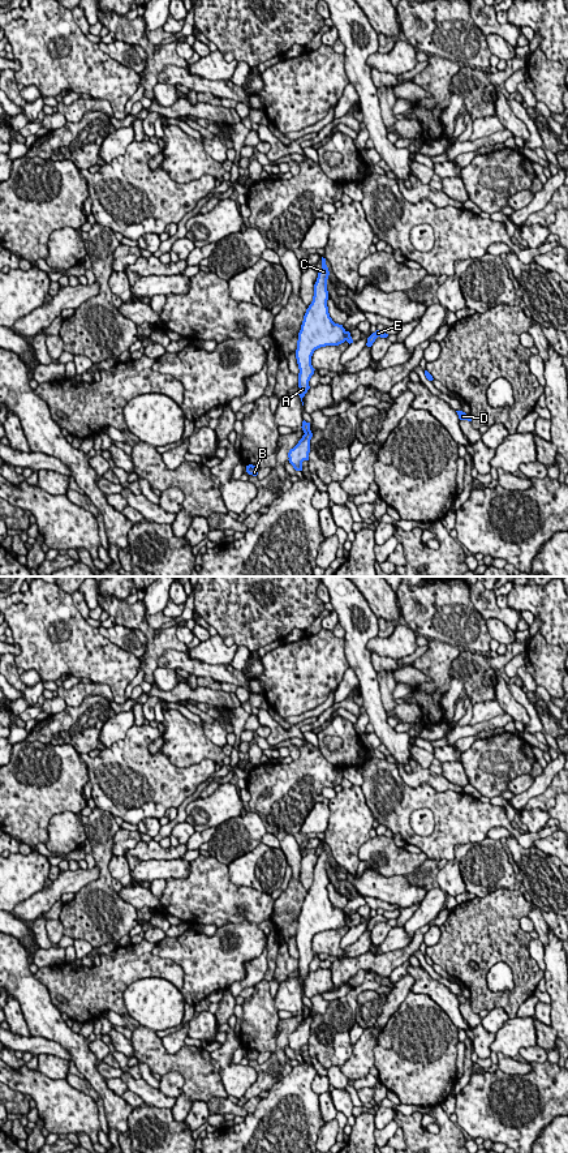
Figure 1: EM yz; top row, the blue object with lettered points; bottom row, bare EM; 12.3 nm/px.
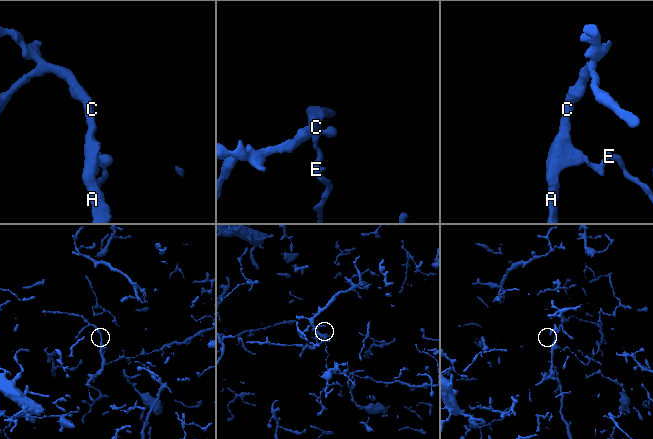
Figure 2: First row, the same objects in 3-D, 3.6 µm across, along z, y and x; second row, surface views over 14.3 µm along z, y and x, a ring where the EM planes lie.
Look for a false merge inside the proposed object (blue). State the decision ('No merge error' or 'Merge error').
Merge error

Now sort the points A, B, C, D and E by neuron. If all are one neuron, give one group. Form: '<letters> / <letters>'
A B C / D E

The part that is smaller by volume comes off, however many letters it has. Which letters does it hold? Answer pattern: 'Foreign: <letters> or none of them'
Foreign: D, E

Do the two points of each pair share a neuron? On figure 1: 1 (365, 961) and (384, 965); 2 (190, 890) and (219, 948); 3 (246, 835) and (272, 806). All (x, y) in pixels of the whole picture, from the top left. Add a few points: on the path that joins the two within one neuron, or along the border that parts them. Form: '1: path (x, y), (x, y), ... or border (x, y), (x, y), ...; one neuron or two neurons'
1: path (370, 963), (379, 964); one neuron
2: border (248, 920), (228, 922), (218, 928); two neurons
3: border (254, 810), (259, 814); two neurons

